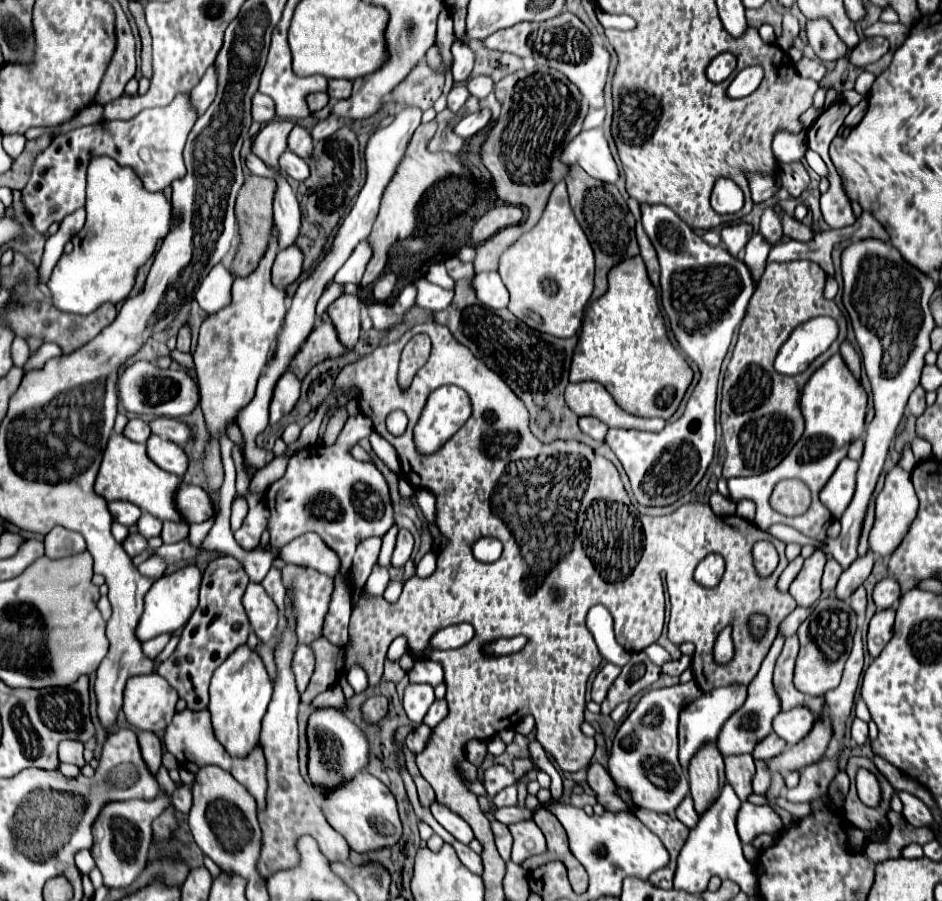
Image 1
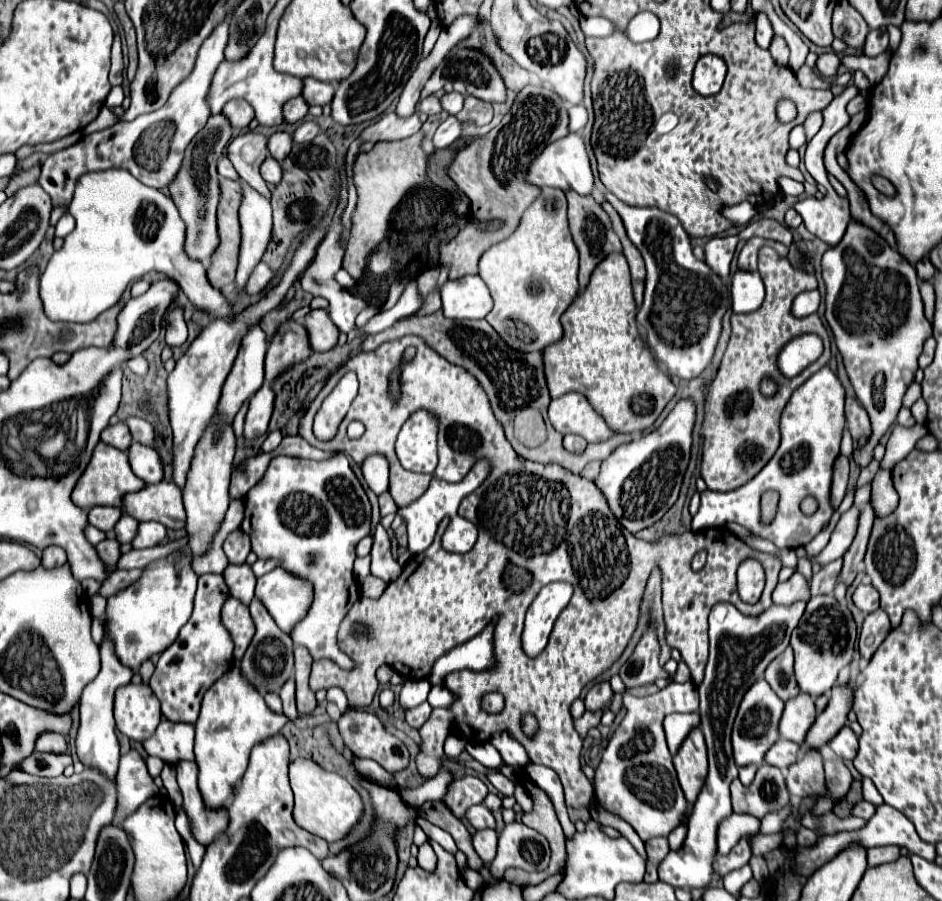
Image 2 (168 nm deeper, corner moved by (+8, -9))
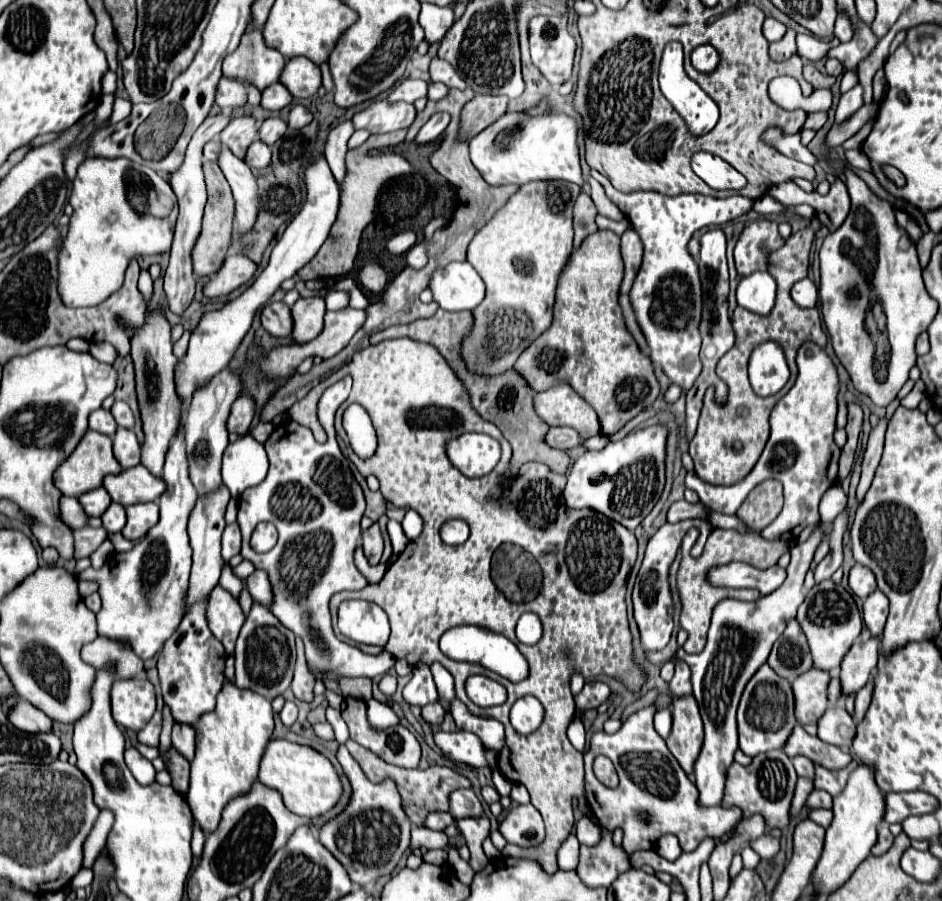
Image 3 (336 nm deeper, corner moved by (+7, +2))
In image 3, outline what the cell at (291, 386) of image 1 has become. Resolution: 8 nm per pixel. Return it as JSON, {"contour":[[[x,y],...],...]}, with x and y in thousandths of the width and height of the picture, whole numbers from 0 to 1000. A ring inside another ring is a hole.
{"contour":[[[259,437],[255,440],[246,455],[244,455],[244,464],[242,464],[242,477],[244,479],[251,479],[255,484],[259,484],[265,473],[268,473],[268,466],[272,462],[272,444],[265,440],[265,437]]]}

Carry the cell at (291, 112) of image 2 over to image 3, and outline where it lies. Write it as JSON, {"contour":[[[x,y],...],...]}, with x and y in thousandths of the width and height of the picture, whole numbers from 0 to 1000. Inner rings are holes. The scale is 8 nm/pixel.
{"contour":[[[297,91],[291,93],[291,95],[285,95],[280,102],[278,102],[278,120],[282,122],[299,122],[304,118],[310,115],[310,104],[304,100],[304,95],[299,95]]]}

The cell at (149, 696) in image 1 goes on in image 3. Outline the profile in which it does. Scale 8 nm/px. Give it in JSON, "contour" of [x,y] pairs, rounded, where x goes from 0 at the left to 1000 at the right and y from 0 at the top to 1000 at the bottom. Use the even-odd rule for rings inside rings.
{"contour":[[[155,752],[123,755],[119,759],[119,795],[125,806],[151,810],[166,788],[166,766]]]}

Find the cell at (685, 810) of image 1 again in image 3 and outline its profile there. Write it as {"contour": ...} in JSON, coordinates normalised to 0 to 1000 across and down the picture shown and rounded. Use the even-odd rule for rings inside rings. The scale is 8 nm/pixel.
{"contour":[[[705,926],[699,935],[696,935],[696,946],[701,950],[705,950],[707,954],[715,954],[724,948],[724,941],[720,937],[720,930],[713,928],[713,926]]]}

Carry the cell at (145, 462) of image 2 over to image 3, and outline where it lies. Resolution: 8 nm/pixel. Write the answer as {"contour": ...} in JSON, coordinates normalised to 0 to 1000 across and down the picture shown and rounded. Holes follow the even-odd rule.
{"contour":[[[123,477],[121,504],[132,519],[142,519],[149,515],[149,491],[140,477]]]}

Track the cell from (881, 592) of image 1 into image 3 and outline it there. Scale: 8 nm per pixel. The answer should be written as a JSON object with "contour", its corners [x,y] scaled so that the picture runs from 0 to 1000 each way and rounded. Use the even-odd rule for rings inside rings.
{"contour":[[[909,626],[904,633],[902,633],[902,653],[904,657],[911,661],[911,664],[921,664],[928,655],[930,655],[930,642],[926,637],[924,630],[915,628],[915,626]]]}

